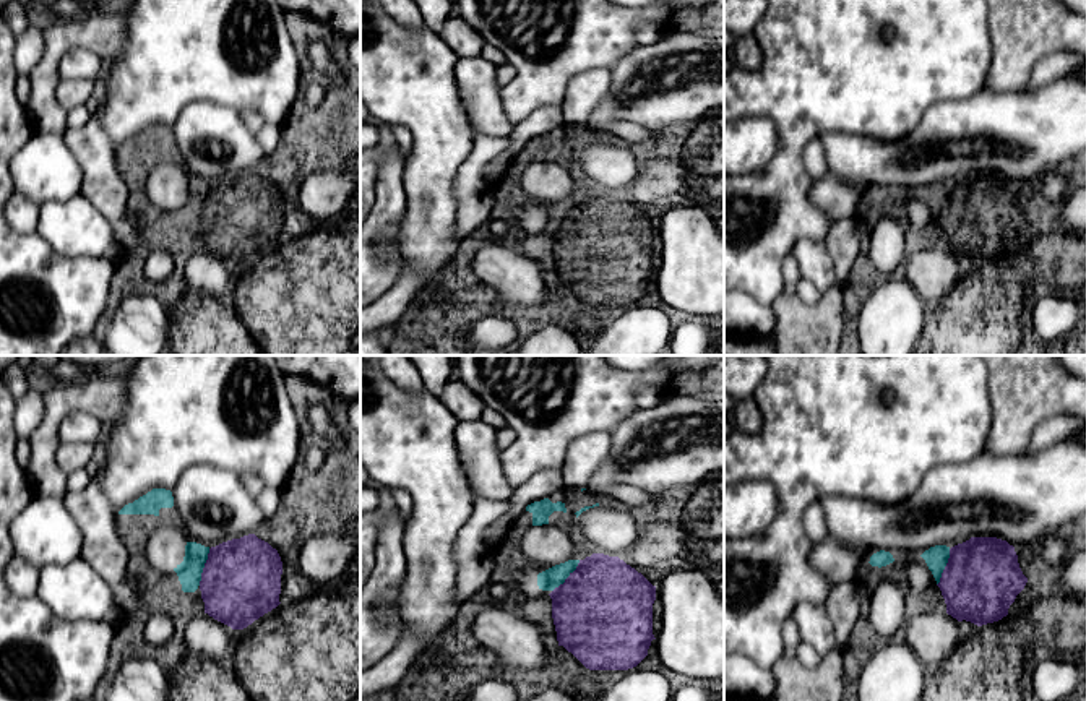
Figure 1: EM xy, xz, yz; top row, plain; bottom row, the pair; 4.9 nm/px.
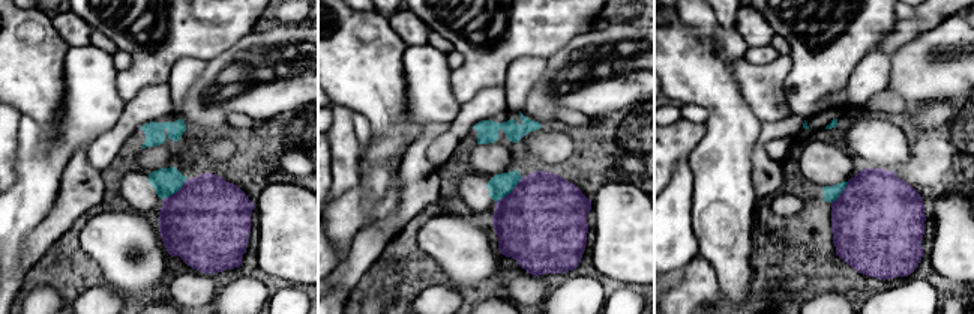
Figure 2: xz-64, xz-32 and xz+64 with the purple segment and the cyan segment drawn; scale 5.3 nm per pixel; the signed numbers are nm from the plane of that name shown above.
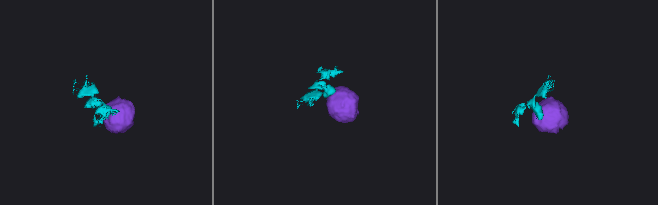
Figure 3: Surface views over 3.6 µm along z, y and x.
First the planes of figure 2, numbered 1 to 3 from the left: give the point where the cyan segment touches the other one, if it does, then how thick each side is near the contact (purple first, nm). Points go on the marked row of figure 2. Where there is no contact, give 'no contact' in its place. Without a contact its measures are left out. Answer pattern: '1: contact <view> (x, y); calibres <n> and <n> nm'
1: contact xz-64 (176, 193); calibres 460 and 140 nm
2: contact xz-32 (512, 191); calibres 480 and 120 nm
3: contact xz+64 (842, 193); calibres 500 and 80 nm

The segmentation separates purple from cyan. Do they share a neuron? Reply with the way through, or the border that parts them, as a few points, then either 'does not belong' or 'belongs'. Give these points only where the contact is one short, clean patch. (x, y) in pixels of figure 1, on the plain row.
runs through xy (241, 218), (205, 203), (189, 208); belongs

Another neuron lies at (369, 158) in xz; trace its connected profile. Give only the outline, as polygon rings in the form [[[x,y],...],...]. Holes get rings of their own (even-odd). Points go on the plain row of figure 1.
[[[360,148],[360,226],[370,214],[375,203],[375,183],[380,167],[380,151],[377,148]]]

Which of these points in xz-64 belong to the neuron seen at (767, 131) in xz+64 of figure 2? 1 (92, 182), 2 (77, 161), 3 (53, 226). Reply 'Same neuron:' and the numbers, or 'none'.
Same neuron: 1, 2, 3

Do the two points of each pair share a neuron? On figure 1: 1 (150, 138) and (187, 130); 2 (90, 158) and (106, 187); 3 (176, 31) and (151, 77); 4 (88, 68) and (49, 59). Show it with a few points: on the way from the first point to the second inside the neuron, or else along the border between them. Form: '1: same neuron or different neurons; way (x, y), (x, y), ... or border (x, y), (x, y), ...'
1: different neurons; border (169, 127), (174, 141)
2: same neuron; way (96, 164), (101, 180)
3: same neuron; way (176, 43), (176, 52), (163, 65)
4: different neurons; border (88, 47), (72, 47), (64, 55), (59, 78)

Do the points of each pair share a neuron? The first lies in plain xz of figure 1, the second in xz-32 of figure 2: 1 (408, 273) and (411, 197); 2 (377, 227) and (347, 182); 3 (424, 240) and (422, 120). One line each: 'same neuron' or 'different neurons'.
1: same neuron
2: same neuron
3: different neurons

